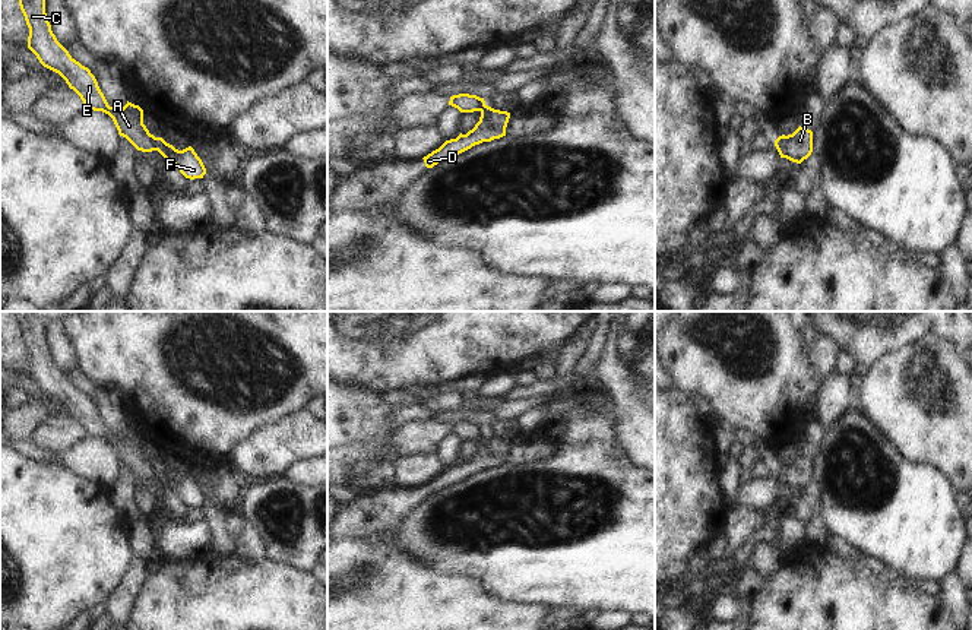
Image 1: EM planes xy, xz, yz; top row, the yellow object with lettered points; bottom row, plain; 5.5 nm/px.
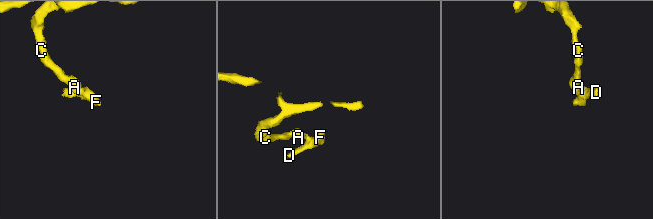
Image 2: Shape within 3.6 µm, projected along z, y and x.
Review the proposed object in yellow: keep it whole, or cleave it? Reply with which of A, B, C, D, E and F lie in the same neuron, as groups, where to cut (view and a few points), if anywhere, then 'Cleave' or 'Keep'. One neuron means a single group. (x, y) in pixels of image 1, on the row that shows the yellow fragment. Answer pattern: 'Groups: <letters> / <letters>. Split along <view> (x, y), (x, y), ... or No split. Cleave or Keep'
Groups: A C E / B D F. Split along xy (158, 138), (152, 149). Cleave

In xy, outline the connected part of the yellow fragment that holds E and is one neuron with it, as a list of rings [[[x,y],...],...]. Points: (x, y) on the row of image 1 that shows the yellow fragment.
[[[19,0],[19,6],[29,28],[28,48],[39,63],[58,73],[86,108],[108,114],[118,134],[137,151],[152,152],[158,137],[143,124],[143,110],[129,101],[121,110],[108,105],[91,70],[76,61],[53,34],[45,13],[45,0]]]

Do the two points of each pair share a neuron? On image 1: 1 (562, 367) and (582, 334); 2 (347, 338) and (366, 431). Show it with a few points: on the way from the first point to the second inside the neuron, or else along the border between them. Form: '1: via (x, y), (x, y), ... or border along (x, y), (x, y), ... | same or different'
1: via (566, 358), (578, 342) | same
2: border along (342, 383), (361, 386), (376, 393) | different

